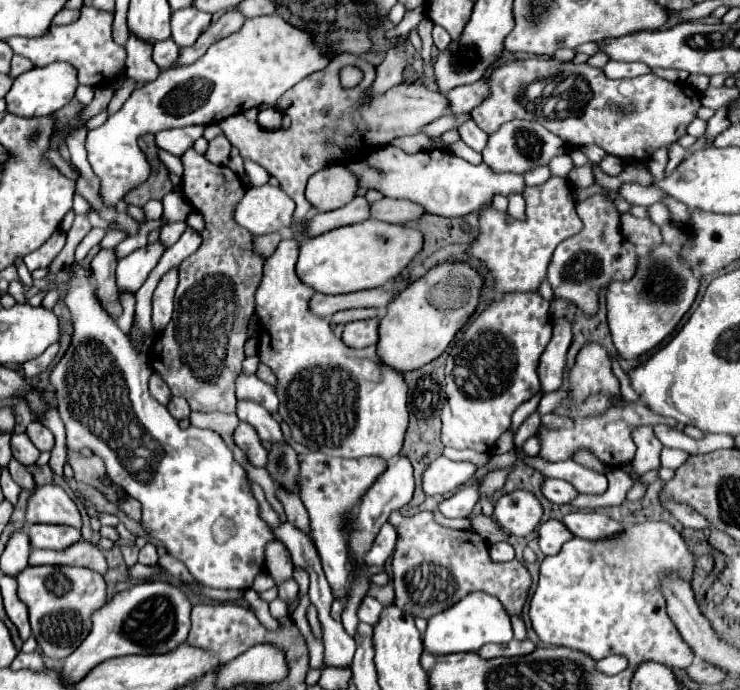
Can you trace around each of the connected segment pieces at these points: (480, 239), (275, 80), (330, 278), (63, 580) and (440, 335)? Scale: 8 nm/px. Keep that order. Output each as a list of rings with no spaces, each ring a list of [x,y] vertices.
[[[550,176],[544,184],[530,186],[522,194],[526,200],[524,220],[516,220],[508,212],[500,212],[494,206],[486,206],[478,212],[478,232],[468,248],[468,256],[480,260],[480,264],[488,270],[496,292],[540,290],[540,284],[546,280],[546,270],[554,248],[582,230],[582,220],[574,210],[576,202],[572,192],[574,188],[566,178]]]
[[[270,14],[270,16],[248,18],[238,32],[212,44],[208,52],[194,64],[166,70],[158,76],[158,80],[136,88],[116,114],[112,114],[100,128],[88,132],[88,140],[86,140],[88,162],[100,180],[100,198],[104,206],[108,208],[114,206],[116,202],[124,200],[126,192],[132,192],[134,188],[138,188],[148,180],[150,164],[138,145],[140,136],[148,132],[162,132],[168,128],[184,128],[192,124],[208,126],[210,122],[212,124],[222,122],[232,114],[244,114],[246,110],[258,108],[260,104],[274,104],[286,90],[290,90],[310,72],[322,70],[326,64],[328,64],[328,58],[320,54],[320,48],[312,42],[310,34],[290,26],[282,16]]]
[[[364,220],[302,242],[298,256],[298,278],[322,294],[348,294],[366,288],[378,288],[396,278],[420,252],[420,248],[422,234],[414,228]]]
[[[28,566],[18,576],[18,598],[30,610],[32,636],[38,648],[56,660],[70,656],[90,634],[90,614],[106,604],[104,578],[86,566]]]
[[[462,262],[440,264],[426,272],[388,304],[388,312],[378,324],[378,358],[400,374],[418,370],[438,358],[452,342],[456,332],[474,314],[480,288],[482,278],[478,272]]]

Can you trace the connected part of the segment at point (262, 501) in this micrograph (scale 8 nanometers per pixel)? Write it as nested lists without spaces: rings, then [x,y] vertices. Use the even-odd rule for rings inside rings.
[[[252,484],[252,492],[254,492],[254,498],[256,498],[258,504],[260,504],[260,516],[262,516],[272,528],[276,528],[276,526],[280,524],[278,512],[270,506],[270,502],[266,500],[266,496],[264,496],[264,492],[262,492],[262,488],[260,488],[258,484]]]

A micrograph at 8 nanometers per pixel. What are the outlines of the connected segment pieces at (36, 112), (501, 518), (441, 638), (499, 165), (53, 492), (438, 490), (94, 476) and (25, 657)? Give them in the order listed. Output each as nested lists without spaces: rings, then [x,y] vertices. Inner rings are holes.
[[[54,62],[54,64],[48,64],[44,68],[32,68],[32,70],[20,74],[18,78],[14,78],[10,92],[4,98],[6,112],[16,114],[16,116],[24,116],[24,118],[50,116],[50,114],[58,112],[60,108],[64,108],[72,100],[76,86],[78,86],[76,70],[66,62]]]
[[[514,490],[498,498],[494,506],[494,518],[508,534],[528,536],[536,530],[542,518],[540,500],[528,490]]]
[[[474,592],[462,598],[458,604],[440,612],[428,620],[428,628],[422,634],[424,650],[430,654],[456,654],[456,652],[478,652],[480,646],[494,642],[494,644],[508,644],[512,640],[512,624],[510,616],[506,614],[504,606],[496,600],[496,596]]]
[[[510,120],[510,124],[502,124],[498,132],[490,134],[486,148],[482,150],[484,162],[494,170],[494,172],[516,172],[524,174],[530,168],[536,166],[546,166],[552,156],[564,154],[566,146],[560,136],[552,134],[538,122],[528,122],[528,120]]]
[[[56,484],[38,486],[26,506],[28,524],[68,524],[74,528],[82,526],[80,512],[74,500]]]
[[[446,456],[436,458],[422,476],[422,488],[428,496],[452,492],[472,480],[476,466],[472,462],[454,462]]]
[[[68,452],[68,460],[70,460],[70,466],[74,468],[74,478],[76,478],[78,482],[84,482],[84,484],[88,484],[88,486],[98,488],[108,500],[116,502],[114,488],[100,484],[100,478],[106,474],[106,468],[104,468],[104,464],[102,464],[102,458],[98,458],[98,456],[82,458],[78,452]]]
[[[34,650],[34,652],[30,652],[30,654],[24,654],[24,652],[20,652],[16,658],[14,658],[14,662],[10,664],[10,668],[14,668],[14,670],[36,670],[36,672],[40,672],[40,670],[44,670],[46,668],[46,664],[44,664],[44,658],[42,658],[42,654],[40,654],[40,650]]]

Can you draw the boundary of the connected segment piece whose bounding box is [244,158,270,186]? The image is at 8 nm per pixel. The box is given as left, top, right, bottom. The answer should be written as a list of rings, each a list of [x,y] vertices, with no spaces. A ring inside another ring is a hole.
[[[244,158],[244,168],[246,168],[246,174],[250,176],[250,182],[254,186],[262,186],[262,184],[266,184],[270,180],[270,174],[266,174],[260,164],[254,164],[254,160]]]

